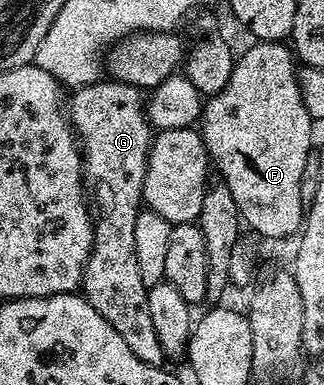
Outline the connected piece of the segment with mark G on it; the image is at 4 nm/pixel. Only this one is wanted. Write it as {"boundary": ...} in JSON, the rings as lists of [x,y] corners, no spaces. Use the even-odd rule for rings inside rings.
{"boundary":[[[115,80],[92,82],[89,86],[79,87],[73,94],[76,95],[73,96],[72,103],[67,103],[66,110],[70,115],[70,125],[78,135],[78,145],[82,151],[82,169],[87,181],[90,183],[91,197],[93,194],[97,202],[97,206],[94,206],[94,225],[92,228],[94,240],[92,241],[92,251],[88,257],[88,263],[84,269],[82,296],[91,304],[94,312],[98,312],[98,316],[102,316],[102,320],[106,320],[106,324],[110,324],[110,328],[114,328],[114,332],[118,332],[118,336],[122,336],[122,340],[126,340],[126,345],[130,348],[130,352],[134,352],[134,356],[138,356],[138,360],[146,360],[146,364],[150,364],[151,366],[164,366],[166,359],[162,352],[162,346],[158,344],[158,332],[154,332],[154,323],[152,323],[150,317],[149,287],[146,284],[142,284],[142,271],[138,268],[138,252],[134,252],[134,220],[138,220],[144,201],[144,181],[146,180],[146,172],[148,171],[148,150],[152,147],[154,137],[154,130],[148,121],[146,113],[145,95],[139,86],[131,86],[125,82]]]}

